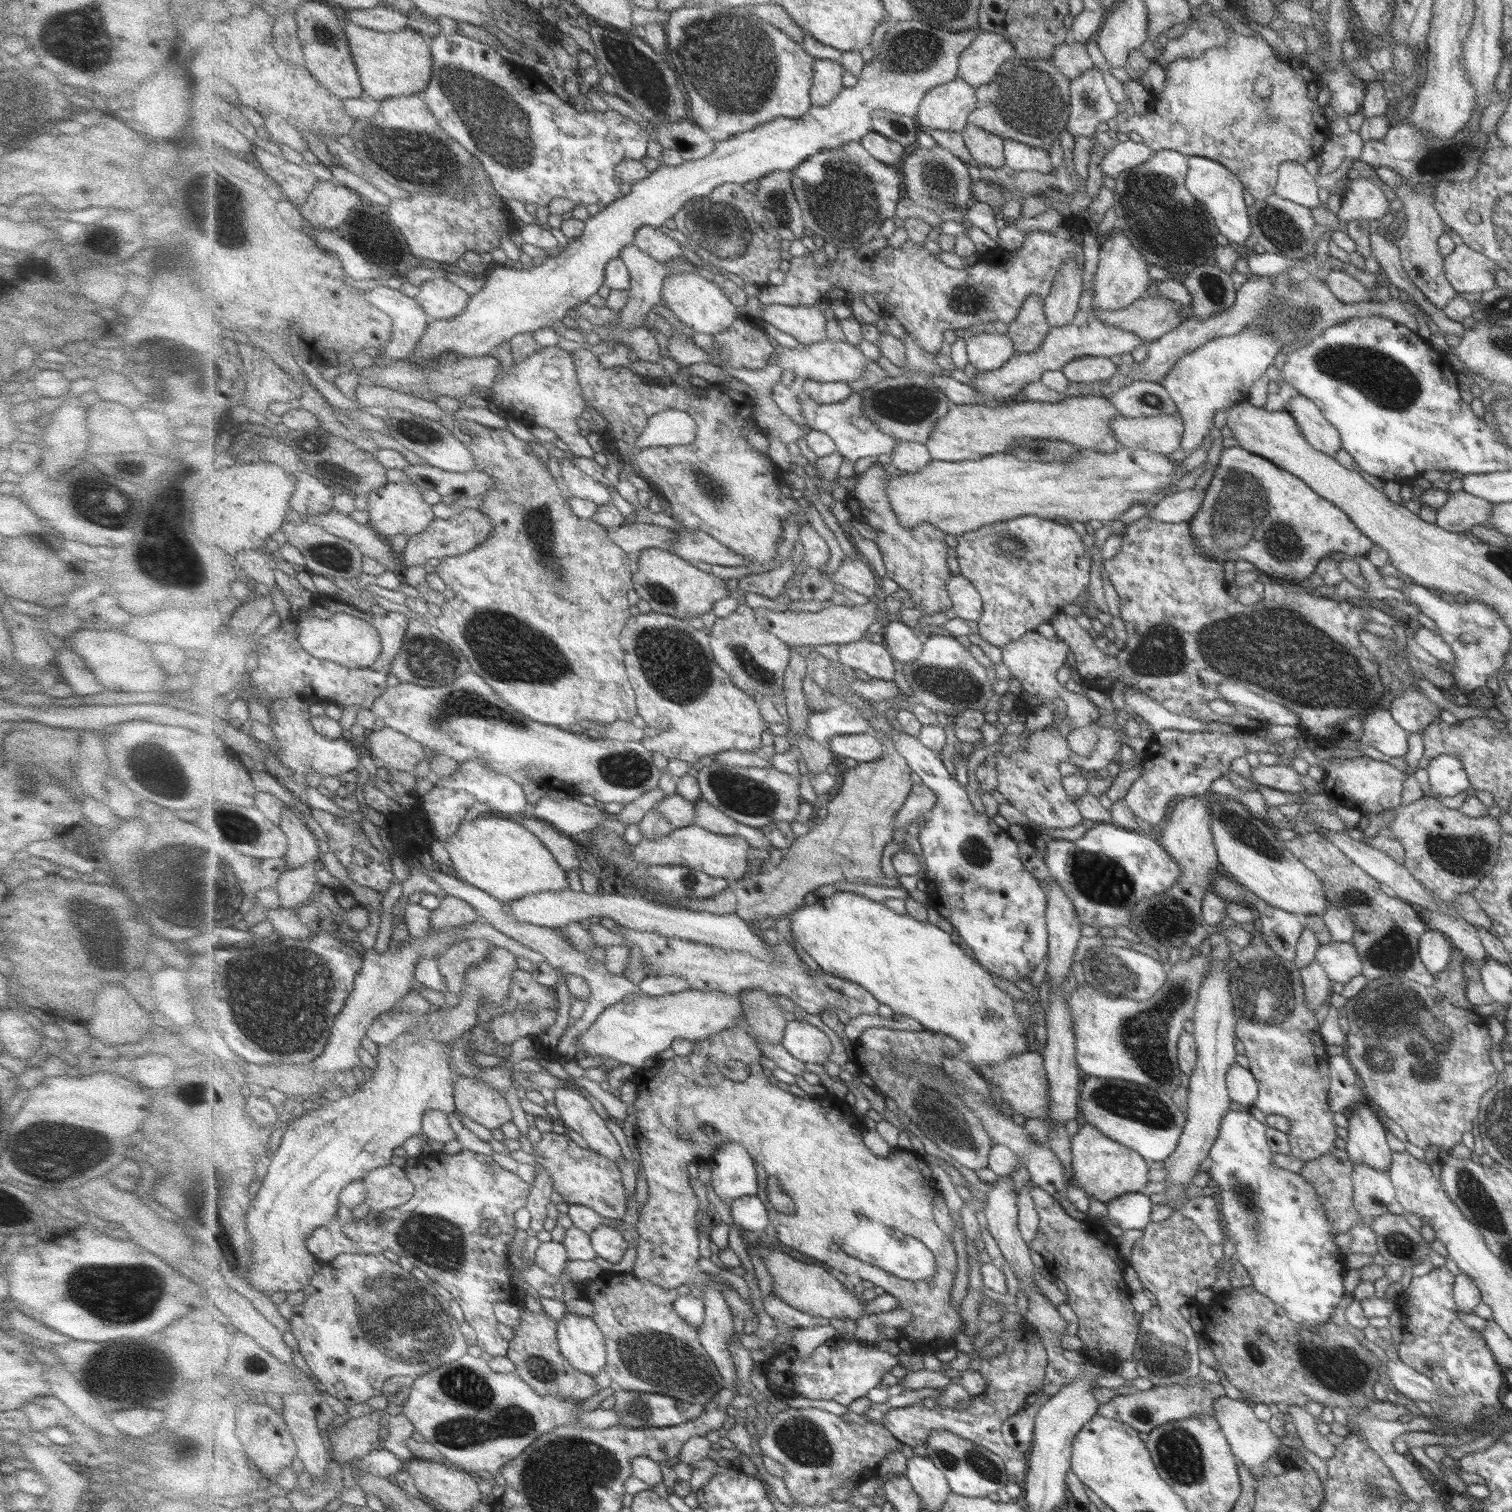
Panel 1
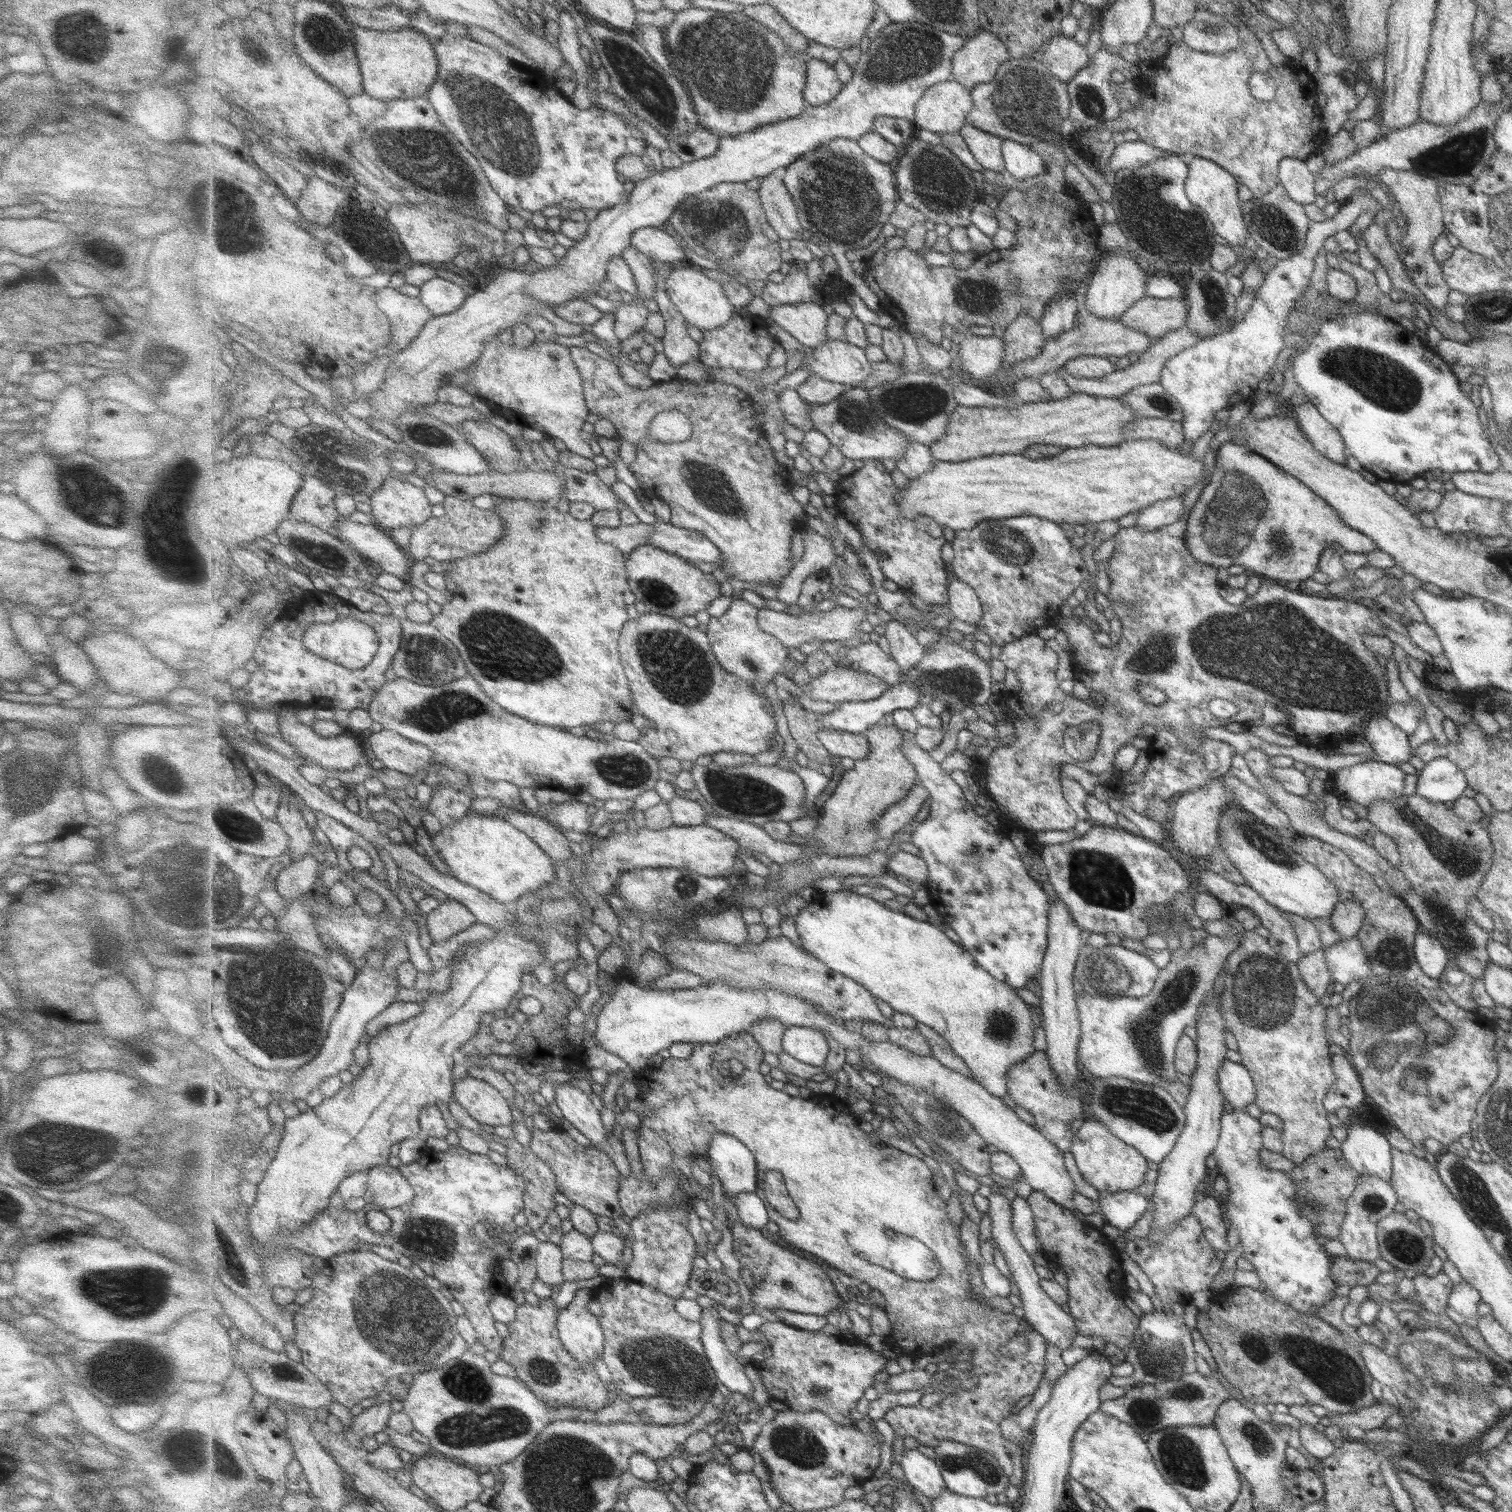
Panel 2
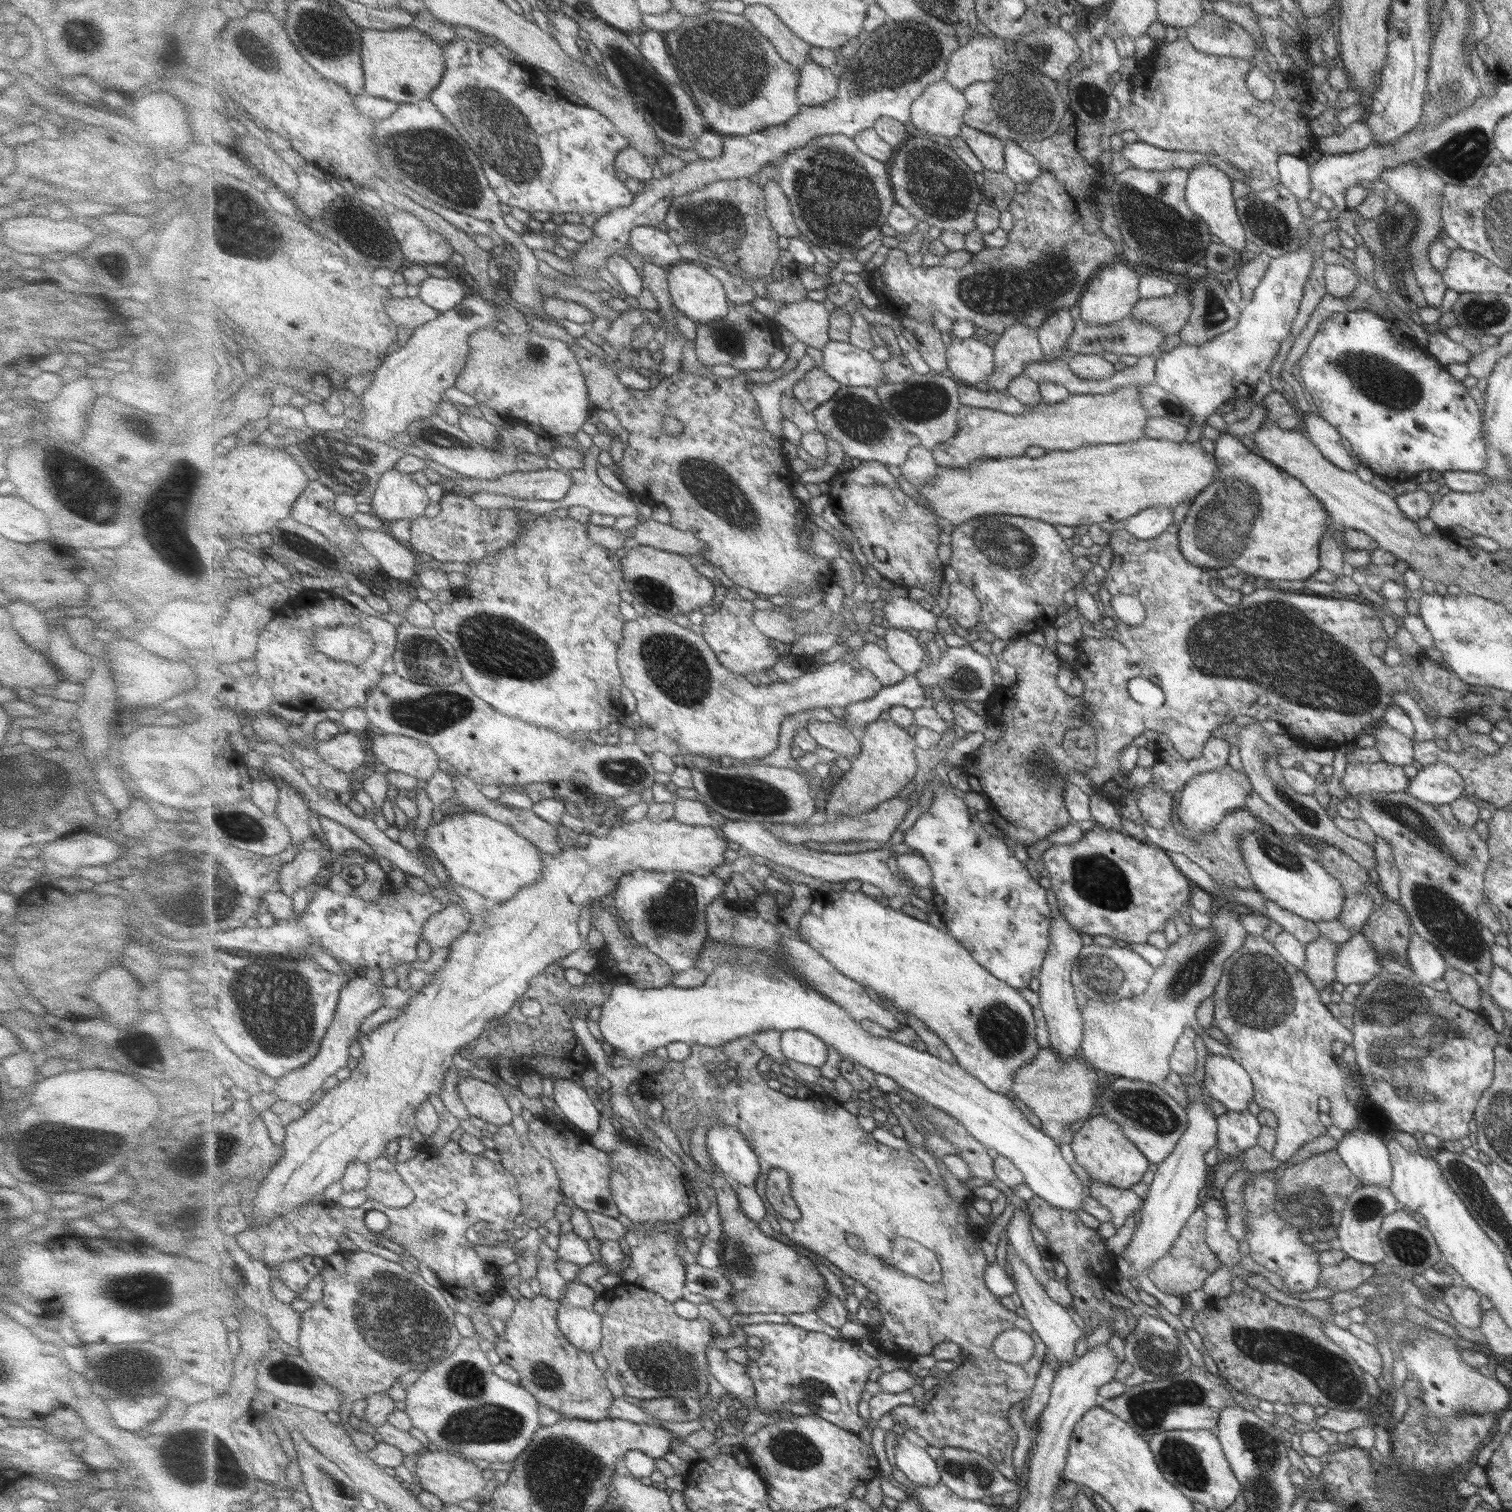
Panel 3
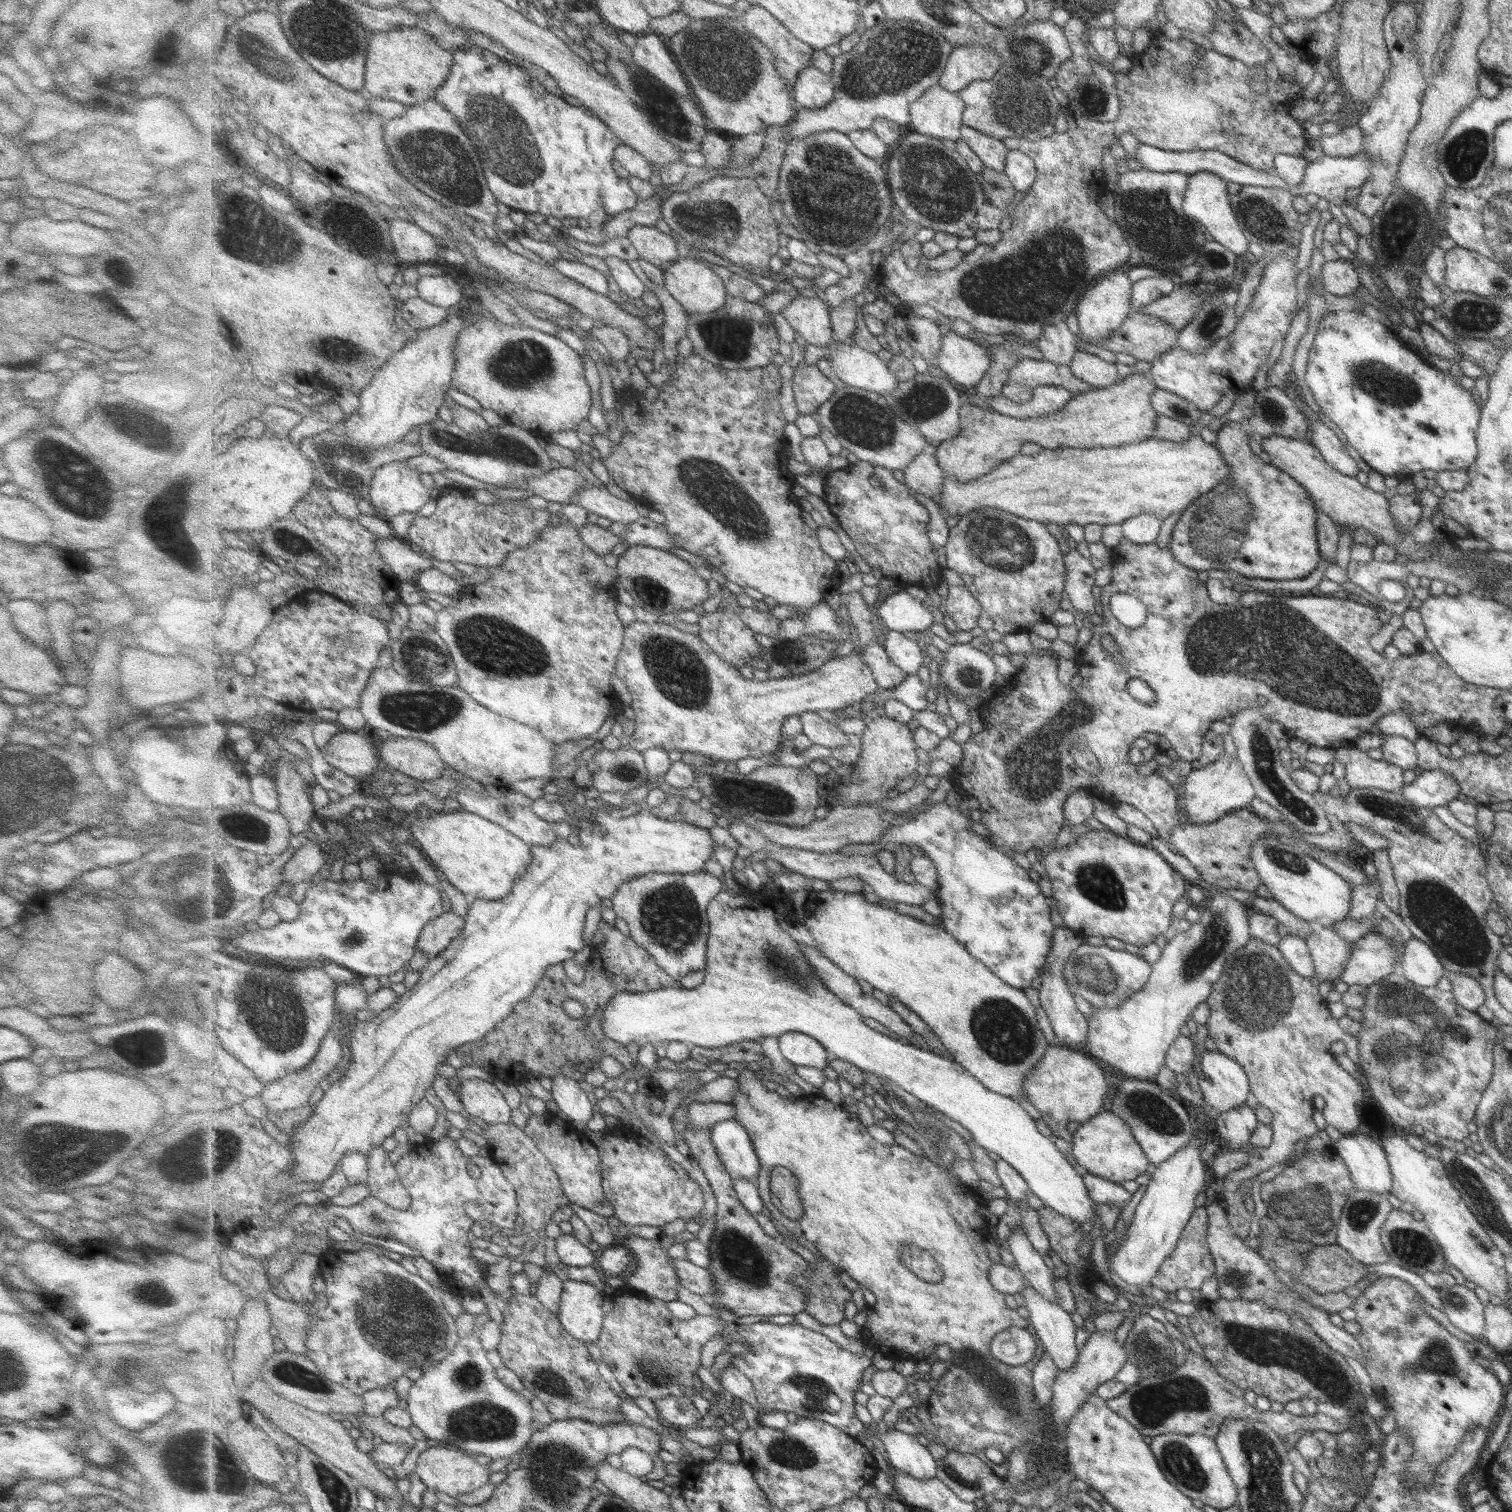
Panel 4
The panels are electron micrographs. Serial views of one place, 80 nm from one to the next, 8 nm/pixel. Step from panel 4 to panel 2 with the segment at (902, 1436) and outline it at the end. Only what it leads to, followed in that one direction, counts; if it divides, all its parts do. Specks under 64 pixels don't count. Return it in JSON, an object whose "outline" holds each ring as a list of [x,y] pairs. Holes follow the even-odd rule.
{"outline":[[[903,1449],[900,1466],[909,1488],[921,1492],[930,1500],[948,1488],[942,1469],[934,1458],[928,1458],[916,1449]]]}

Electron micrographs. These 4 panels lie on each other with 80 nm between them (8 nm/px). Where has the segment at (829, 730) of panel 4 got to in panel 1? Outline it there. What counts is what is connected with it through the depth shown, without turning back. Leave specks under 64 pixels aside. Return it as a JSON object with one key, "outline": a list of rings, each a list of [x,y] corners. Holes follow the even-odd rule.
{"outline":[[[875,730],[865,734],[839,736],[831,741],[831,750],[841,760],[850,758],[859,763],[883,759],[885,748],[881,746]]]}

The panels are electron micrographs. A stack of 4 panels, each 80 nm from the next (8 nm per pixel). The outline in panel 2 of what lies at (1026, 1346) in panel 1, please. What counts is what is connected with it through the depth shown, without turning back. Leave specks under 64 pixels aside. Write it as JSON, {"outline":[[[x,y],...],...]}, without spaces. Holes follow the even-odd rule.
{"outline":[[[749,1032],[737,1033],[713,1045],[715,1054],[729,1054],[731,1059],[737,1059],[745,1065],[745,1073],[739,1077],[723,1078],[717,1068],[711,1068],[709,1045],[696,1044],[691,1056],[686,1059],[669,1057],[663,1060],[662,1065],[656,1069],[649,1069],[647,1076],[637,1075],[637,1084],[640,1087],[641,1104],[649,1106],[651,1114],[643,1116],[640,1122],[638,1147],[642,1159],[643,1170],[658,1182],[666,1174],[674,1174],[674,1184],[684,1190],[686,1199],[682,1205],[655,1205],[647,1209],[645,1214],[630,1222],[630,1245],[634,1250],[634,1257],[627,1269],[626,1277],[632,1281],[654,1286],[657,1290],[671,1295],[676,1300],[681,1298],[683,1290],[690,1286],[694,1272],[695,1258],[697,1258],[697,1244],[689,1232],[689,1214],[693,1212],[693,1204],[699,1198],[690,1194],[689,1178],[673,1163],[673,1154],[677,1157],[690,1159],[697,1154],[708,1154],[709,1144],[713,1132],[734,1135],[739,1141],[746,1144],[754,1152],[758,1160],[759,1178],[758,1195],[765,1199],[765,1192],[761,1190],[767,1173],[779,1172],[784,1176],[790,1197],[799,1207],[801,1215],[797,1220],[790,1220],[770,1210],[770,1220],[779,1227],[779,1234],[783,1241],[810,1252],[821,1258],[832,1268],[841,1270],[849,1277],[866,1282],[871,1289],[877,1289],[886,1302],[886,1314],[891,1324],[891,1334],[886,1338],[886,1347],[890,1354],[907,1355],[919,1364],[918,1357],[923,1354],[933,1354],[948,1342],[957,1342],[966,1346],[974,1346],[971,1364],[971,1373],[978,1376],[978,1382],[972,1391],[959,1389],[956,1394],[949,1392],[941,1402],[934,1407],[926,1408],[911,1406],[911,1408],[892,1408],[885,1416],[885,1420],[895,1428],[899,1436],[913,1436],[925,1446],[936,1447],[941,1441],[952,1440],[958,1443],[974,1446],[982,1451],[992,1454],[1003,1467],[1009,1477],[1010,1484],[1020,1488],[1024,1484],[1026,1475],[1026,1450],[1023,1446],[1007,1440],[1002,1435],[1002,1422],[1012,1414],[1013,1407],[1026,1396],[1034,1395],[1039,1390],[1041,1381],[1046,1373],[1046,1352],[1048,1342],[1031,1326],[1030,1322],[1023,1322],[1012,1313],[991,1313],[985,1310],[982,1297],[971,1300],[969,1290],[969,1264],[967,1264],[966,1246],[963,1245],[961,1227],[958,1229],[951,1224],[947,1216],[947,1204],[939,1198],[935,1188],[933,1175],[923,1160],[913,1158],[895,1148],[888,1147],[888,1138],[880,1140],[885,1147],[873,1146],[867,1132],[861,1130],[859,1117],[852,1117],[848,1102],[844,1102],[834,1095],[812,1093],[808,1099],[793,1098],[781,1090],[770,1086],[768,1076],[759,1072],[765,1056],[764,1048]],[[857,1224],[873,1225],[879,1228],[891,1228],[894,1232],[923,1241],[930,1246],[938,1263],[942,1266],[941,1274],[929,1282],[913,1281],[895,1275],[894,1271],[877,1266],[867,1259],[856,1254],[851,1245],[847,1245],[847,1230],[853,1232]],[[1022,1334],[1026,1338],[1027,1353],[1017,1358],[1007,1358],[1000,1352],[1002,1344],[1006,1344],[1014,1336]]]}

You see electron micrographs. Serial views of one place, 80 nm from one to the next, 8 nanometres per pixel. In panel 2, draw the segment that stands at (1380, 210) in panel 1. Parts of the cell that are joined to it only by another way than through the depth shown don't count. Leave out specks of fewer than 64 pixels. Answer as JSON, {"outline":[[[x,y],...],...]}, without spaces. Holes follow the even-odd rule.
{"outline":[[[1356,190],[1355,196],[1350,196],[1333,216],[1310,223],[1301,251],[1289,256],[1289,259],[1277,260],[1275,267],[1264,274],[1249,310],[1239,322],[1217,331],[1213,336],[1199,339],[1193,346],[1165,361],[1158,383],[1182,410],[1179,423],[1184,440],[1194,443],[1201,434],[1211,430],[1209,426],[1217,410],[1227,410],[1240,401],[1249,401],[1256,390],[1257,382],[1275,366],[1275,359],[1284,353],[1286,316],[1291,312],[1294,300],[1301,296],[1309,282],[1314,259],[1322,248],[1322,242],[1337,231],[1348,229],[1360,214],[1377,213],[1381,209],[1368,190]]]}

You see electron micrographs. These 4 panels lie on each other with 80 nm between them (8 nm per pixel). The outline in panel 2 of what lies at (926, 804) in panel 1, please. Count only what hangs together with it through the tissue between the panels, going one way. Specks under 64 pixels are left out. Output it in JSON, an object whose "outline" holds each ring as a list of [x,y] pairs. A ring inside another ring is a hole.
{"outline":[[[916,784],[910,793],[895,806],[892,806],[882,816],[876,824],[876,831],[880,838],[895,836],[900,830],[904,830],[914,816],[917,816],[925,804],[925,800],[930,799],[929,791],[923,786]]]}

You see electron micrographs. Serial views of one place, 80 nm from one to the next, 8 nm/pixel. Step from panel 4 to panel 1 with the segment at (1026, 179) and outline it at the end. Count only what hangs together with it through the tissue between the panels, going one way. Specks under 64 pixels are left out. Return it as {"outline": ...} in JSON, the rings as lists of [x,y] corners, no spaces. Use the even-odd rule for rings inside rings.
{"outline":[[[1005,142],[1006,166],[1015,172],[1039,172],[1049,174],[1053,171],[1053,162],[1046,148],[1035,148],[1021,142]]]}

